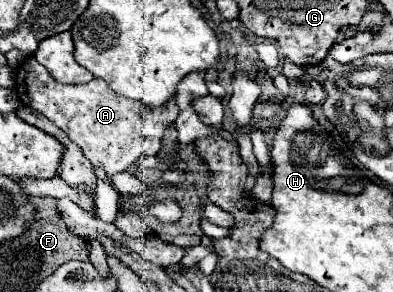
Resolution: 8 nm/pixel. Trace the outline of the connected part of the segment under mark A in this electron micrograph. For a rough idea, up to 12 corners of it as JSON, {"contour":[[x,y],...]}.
{"contour":[[35,58],[16,93],[110,177],[156,155],[178,105],[100,79],[62,85]]}

